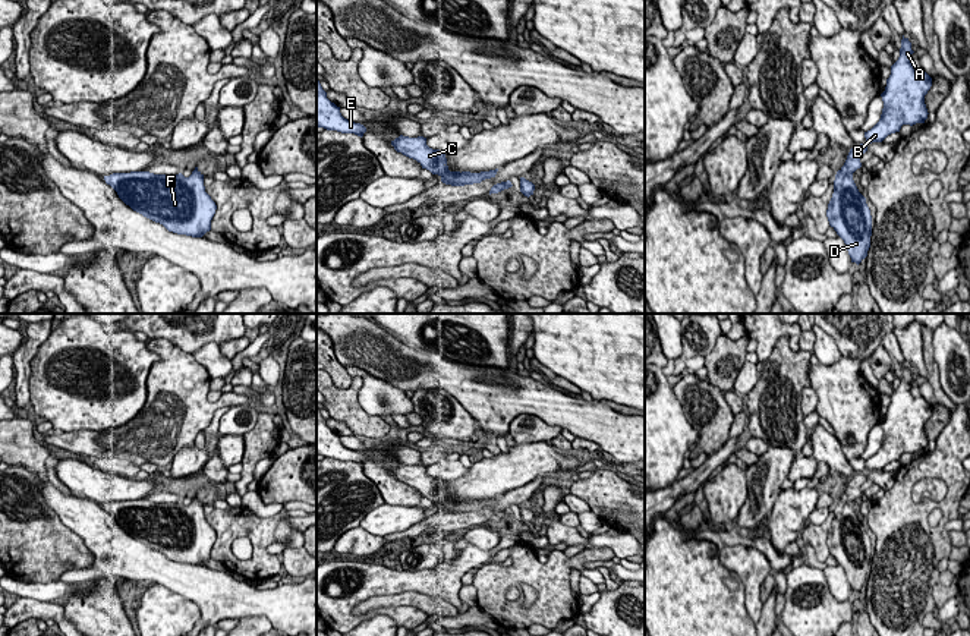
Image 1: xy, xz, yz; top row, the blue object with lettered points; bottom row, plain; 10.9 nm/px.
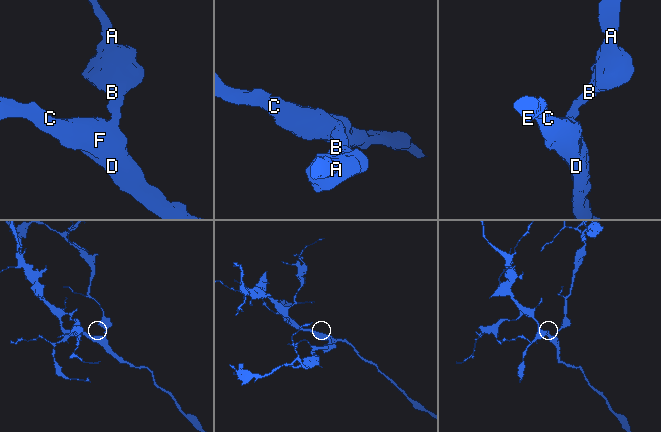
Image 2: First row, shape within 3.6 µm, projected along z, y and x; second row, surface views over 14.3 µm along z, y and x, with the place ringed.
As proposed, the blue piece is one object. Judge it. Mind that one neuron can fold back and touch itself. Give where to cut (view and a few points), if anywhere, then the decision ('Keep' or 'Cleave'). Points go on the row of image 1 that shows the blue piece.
No split. Keep

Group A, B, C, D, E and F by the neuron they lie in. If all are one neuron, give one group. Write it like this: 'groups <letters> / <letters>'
groups A B C D E F

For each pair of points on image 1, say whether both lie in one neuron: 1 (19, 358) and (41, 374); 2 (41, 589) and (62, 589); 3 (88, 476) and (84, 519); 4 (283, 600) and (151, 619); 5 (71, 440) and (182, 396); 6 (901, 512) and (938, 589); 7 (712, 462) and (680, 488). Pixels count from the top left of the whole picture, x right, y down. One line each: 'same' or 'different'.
1: different
2: same
3: different
4: different
5: same
6: different
7: same

